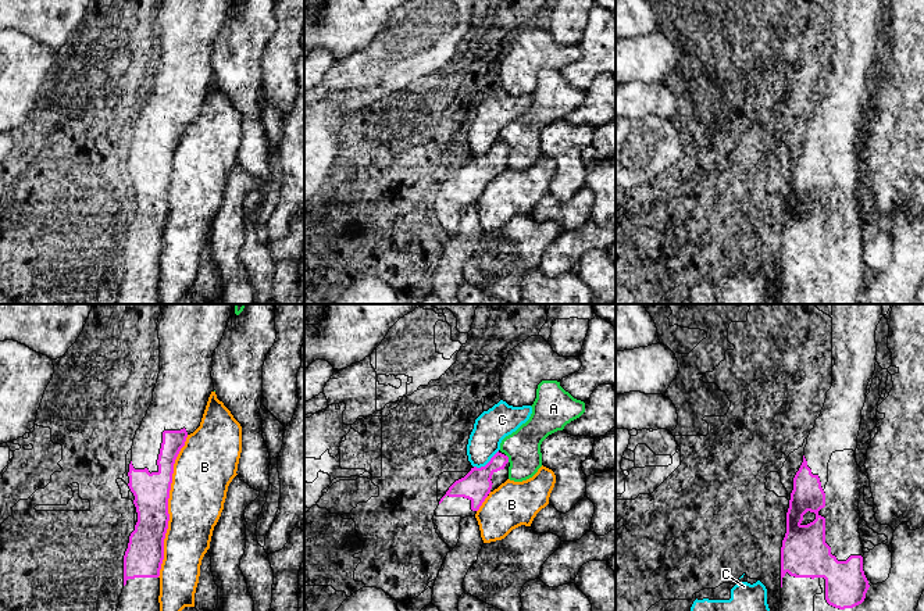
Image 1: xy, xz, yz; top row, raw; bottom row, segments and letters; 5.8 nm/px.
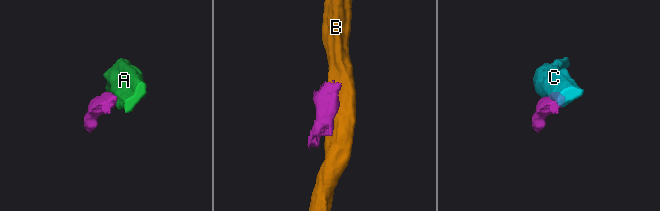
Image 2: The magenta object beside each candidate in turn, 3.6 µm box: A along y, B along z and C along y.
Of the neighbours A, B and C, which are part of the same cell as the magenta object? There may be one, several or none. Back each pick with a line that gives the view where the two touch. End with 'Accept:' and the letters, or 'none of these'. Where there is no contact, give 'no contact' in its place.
Accept: none of these

